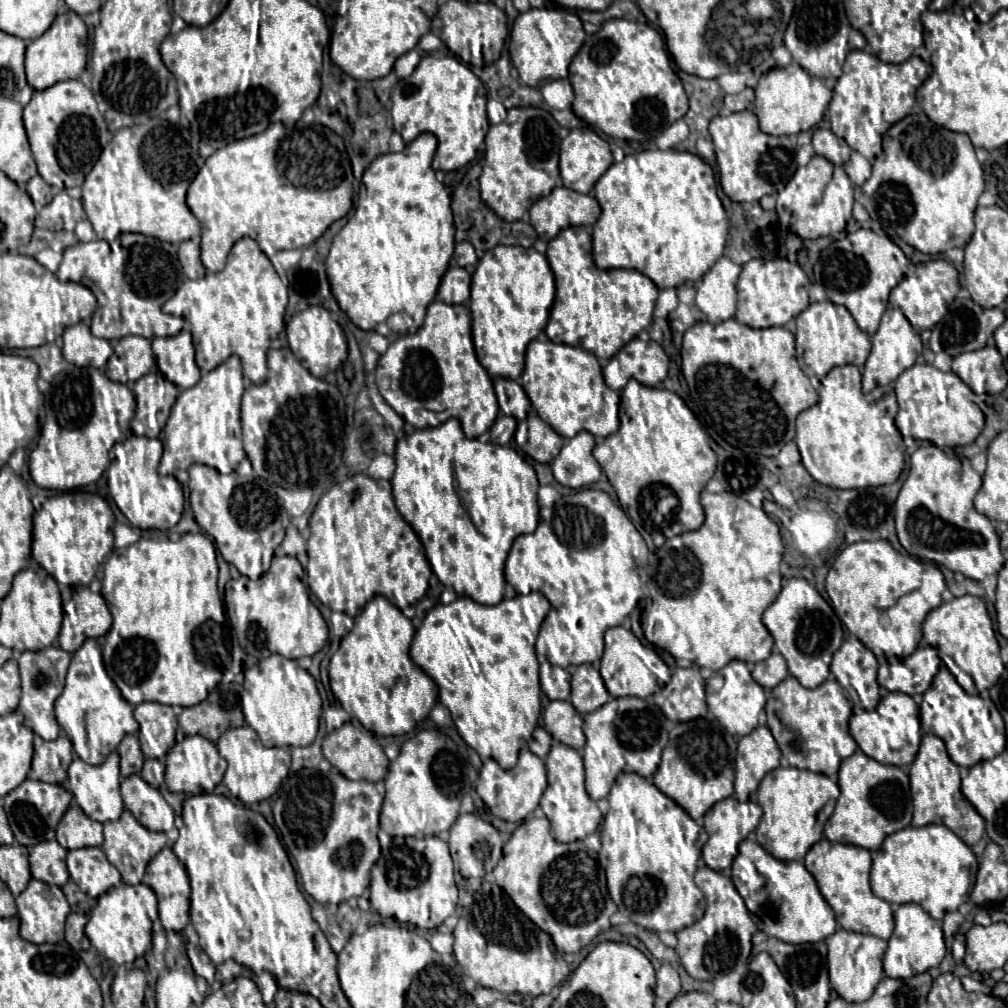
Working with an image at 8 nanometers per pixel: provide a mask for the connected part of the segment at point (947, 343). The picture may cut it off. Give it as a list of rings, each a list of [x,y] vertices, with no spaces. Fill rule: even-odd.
[[[955,299],[949,305],[947,315],[931,329],[931,349],[935,353],[947,351],[951,357],[965,353],[965,351],[975,351],[985,347],[987,339],[993,335],[993,331],[1005,321],[1003,309],[983,309],[971,299]]]

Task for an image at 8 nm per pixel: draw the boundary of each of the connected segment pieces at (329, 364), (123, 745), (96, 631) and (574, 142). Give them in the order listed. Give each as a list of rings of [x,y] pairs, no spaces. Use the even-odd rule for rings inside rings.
[[[309,305],[303,311],[297,311],[287,323],[287,339],[291,351],[299,357],[305,369],[315,377],[325,377],[329,371],[335,371],[347,359],[347,341],[343,329],[337,321],[331,319],[329,311],[319,305]]]
[[[125,735],[117,747],[121,757],[121,777],[129,777],[133,773],[141,773],[143,753],[139,749],[139,739],[135,735]]]
[[[79,587],[69,602],[63,605],[64,615],[59,645],[67,653],[75,653],[89,637],[101,637],[111,627],[111,613],[105,599],[89,587]]]
[[[589,127],[571,129],[561,141],[559,171],[563,185],[579,193],[591,193],[597,179],[613,163],[609,143]]]

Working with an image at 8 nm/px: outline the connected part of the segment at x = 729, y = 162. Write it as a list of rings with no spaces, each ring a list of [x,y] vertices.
[[[745,109],[739,113],[731,113],[727,117],[713,117],[709,123],[709,133],[713,137],[717,165],[719,165],[719,181],[723,193],[739,203],[759,201],[763,195],[781,191],[791,175],[797,169],[795,163],[795,145],[787,135],[773,137],[759,129],[759,121],[753,111]]]

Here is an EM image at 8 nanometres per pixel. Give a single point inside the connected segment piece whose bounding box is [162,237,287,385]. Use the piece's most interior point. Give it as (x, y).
(239, 311)

